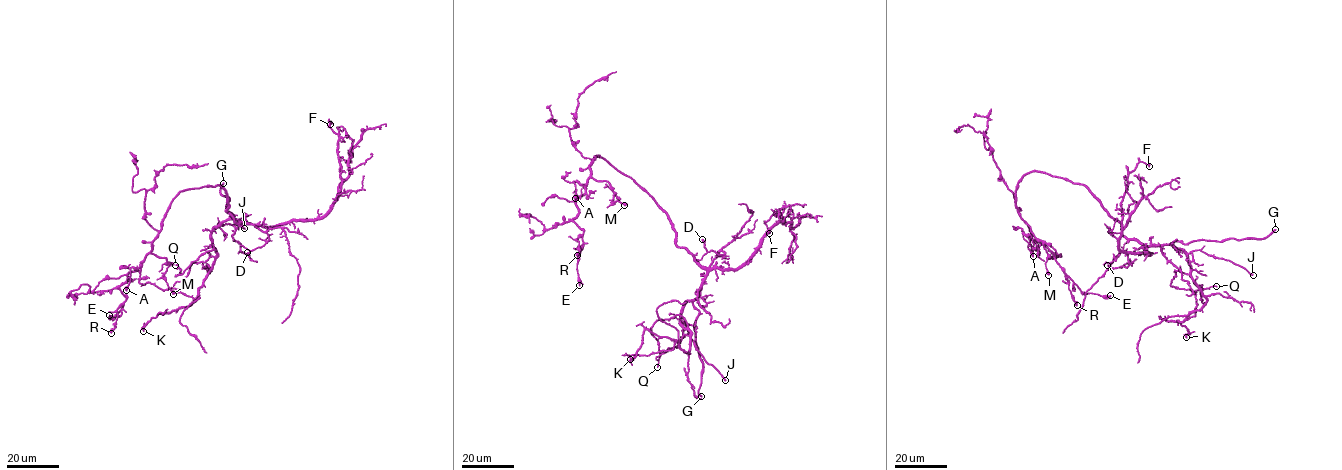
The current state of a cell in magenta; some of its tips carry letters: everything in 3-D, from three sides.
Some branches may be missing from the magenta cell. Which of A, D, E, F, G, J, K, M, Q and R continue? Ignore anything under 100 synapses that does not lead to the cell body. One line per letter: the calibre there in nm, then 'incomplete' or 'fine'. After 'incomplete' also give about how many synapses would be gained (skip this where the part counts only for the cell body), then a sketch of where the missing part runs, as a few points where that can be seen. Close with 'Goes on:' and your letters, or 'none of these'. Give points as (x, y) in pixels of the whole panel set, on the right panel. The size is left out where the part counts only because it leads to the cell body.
A: calibre 360 nm; fine
D: calibre 380 nm; fine
E: calibre 150 nm; fine
F: calibre 140 nm; fine
G: calibre 280 nm; incomplete; course (1275, 229), (1294, 232), (1299, 206), (1304, 229), (1319, 241), (1317, 248)
J: calibre 260 nm; fine
K: calibre 140 nm; fine
M: calibre 500 nm; fine
Q: calibre 140 nm; fine
R: calibre 360 nm; fine
Goes on: G

